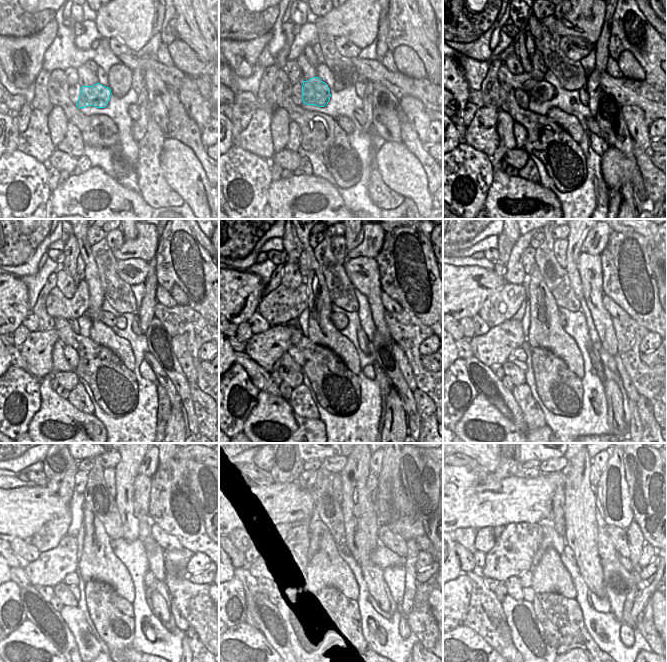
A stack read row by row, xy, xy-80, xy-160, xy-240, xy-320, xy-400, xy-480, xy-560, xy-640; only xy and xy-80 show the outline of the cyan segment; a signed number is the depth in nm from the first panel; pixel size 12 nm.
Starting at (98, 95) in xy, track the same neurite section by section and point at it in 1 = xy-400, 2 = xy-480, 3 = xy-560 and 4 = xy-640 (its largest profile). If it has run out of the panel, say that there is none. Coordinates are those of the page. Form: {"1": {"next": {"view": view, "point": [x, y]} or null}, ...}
{"1": {"next": {"view": "xy-400", "point": [562, 318]}}, "2": {"next": {"view": "xy-480", "point": [113, 543]}}, "3": {"next": {"view": "xy-560", "point": [341, 547]}}, "4": {"next": {"view": "xy-640", "point": [569, 553]}}}

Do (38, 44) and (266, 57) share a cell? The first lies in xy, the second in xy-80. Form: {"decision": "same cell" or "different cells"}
{"decision": "different cells"}

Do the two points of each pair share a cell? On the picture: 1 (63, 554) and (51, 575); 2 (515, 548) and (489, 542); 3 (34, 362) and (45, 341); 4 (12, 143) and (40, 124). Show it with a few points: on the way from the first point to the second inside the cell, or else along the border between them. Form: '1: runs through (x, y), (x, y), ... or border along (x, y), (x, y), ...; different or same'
1: runs through (61, 559), (51, 570); same
2: border along (495, 539), (495, 544), (486, 553); different
3: runs through (37, 357), (37, 349), (40, 346); same
4: border along (20, 133), (17, 148); different

